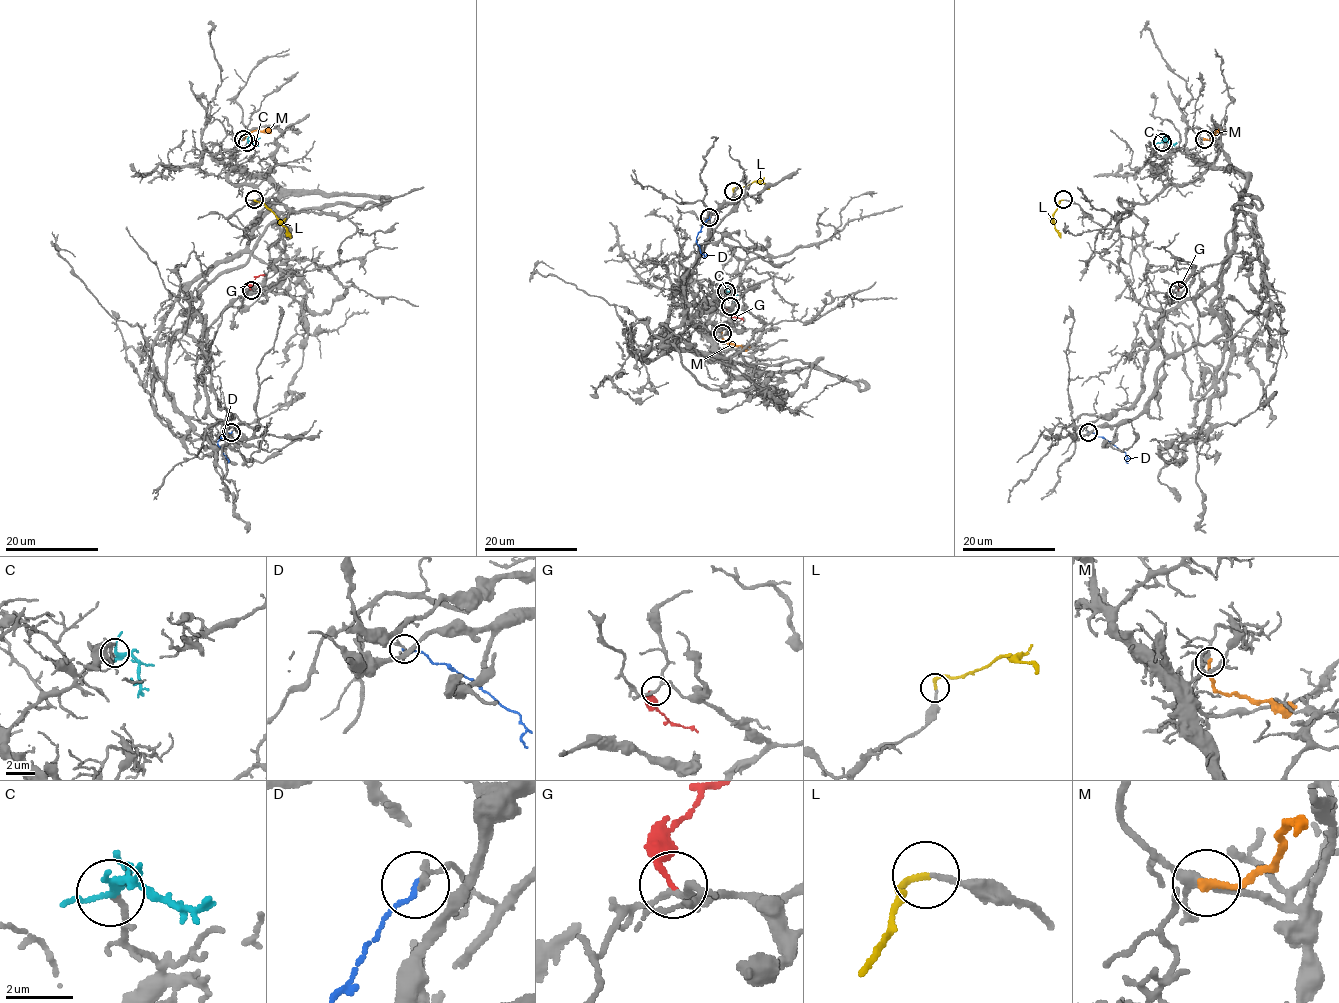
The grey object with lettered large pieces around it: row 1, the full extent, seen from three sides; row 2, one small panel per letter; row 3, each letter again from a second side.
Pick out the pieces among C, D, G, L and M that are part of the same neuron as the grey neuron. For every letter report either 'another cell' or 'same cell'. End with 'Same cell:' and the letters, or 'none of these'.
C: same cell
D: another cell
G: another cell
L: same cell
M: another cell
Same cell: C, L

